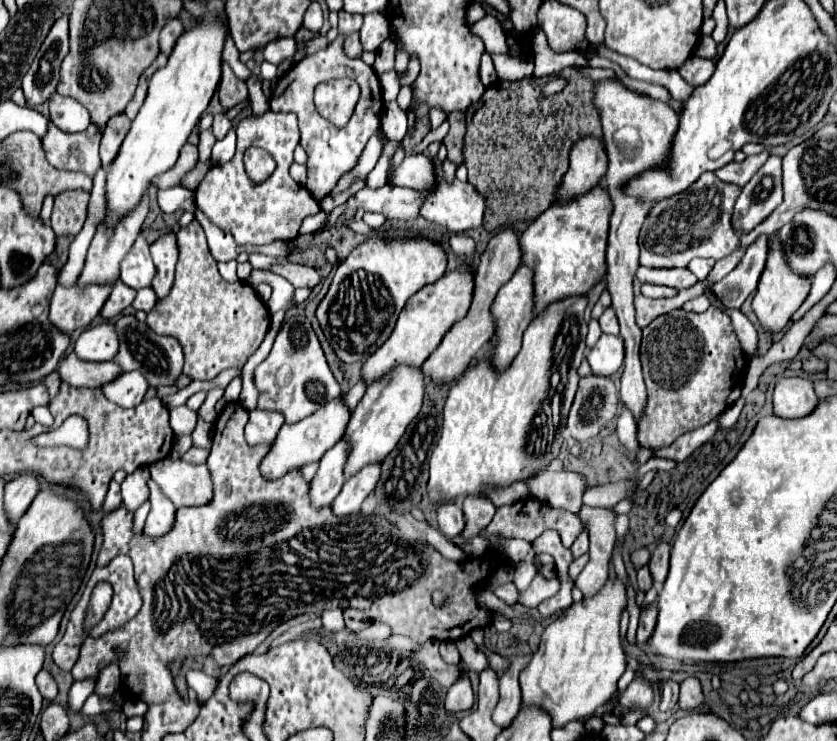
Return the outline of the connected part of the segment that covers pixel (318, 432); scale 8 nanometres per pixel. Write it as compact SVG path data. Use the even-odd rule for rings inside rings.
M334 398L332 402L322 406L316 414L312 414L296 424L284 424L278 432L278 440L274 440L272 450L264 456L264 460L260 464L264 478L276 480L292 468L302 468L304 464L318 462L324 456L324 452L328 452L344 436L348 420L350 420L350 408L346 406L346 402L342 398Z

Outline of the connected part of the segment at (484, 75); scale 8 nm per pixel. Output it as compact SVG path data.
M488 52L482 56L482 64L480 64L480 78L482 78L482 84L484 84L486 88L498 80L496 70L494 70L494 64L492 64L492 60L490 60L490 54L488 54Z

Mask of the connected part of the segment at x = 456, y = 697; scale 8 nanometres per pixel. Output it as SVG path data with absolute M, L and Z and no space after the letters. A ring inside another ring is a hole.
M462 676L454 686L448 688L448 694L446 694L446 700L444 700L446 718L468 712L472 706L474 706L474 692L472 692L472 686L470 686L470 678Z

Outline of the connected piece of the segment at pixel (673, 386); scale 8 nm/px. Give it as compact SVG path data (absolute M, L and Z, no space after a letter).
M710 306L702 314L674 310L666 316L658 316L642 330L640 362L644 370L644 382L648 390L648 400L644 416L636 420L636 434L640 448L664 448L670 446L678 436L706 426L716 416L720 416L728 406L740 398L740 390L746 374L746 356L740 346L740 340L732 328L732 320L726 312Z

